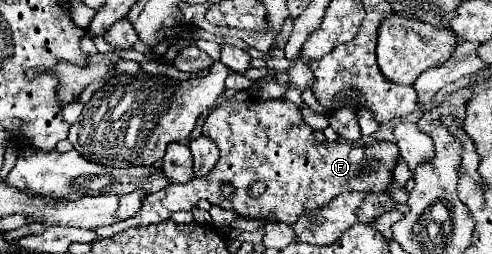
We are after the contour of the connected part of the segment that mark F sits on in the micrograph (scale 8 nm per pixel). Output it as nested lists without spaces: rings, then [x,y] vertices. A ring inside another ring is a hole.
[[[224,100],[206,118],[202,134],[210,136],[220,148],[220,160],[208,172],[208,176],[190,180],[186,184],[170,182],[170,188],[150,194],[136,216],[106,228],[94,228],[92,232],[98,232],[98,238],[110,238],[134,226],[156,224],[168,220],[168,216],[176,210],[194,210],[200,198],[206,198],[210,204],[218,204],[226,210],[234,210],[242,218],[262,218],[270,222],[292,224],[306,210],[320,208],[346,190],[386,190],[400,156],[394,142],[374,140],[368,146],[342,140],[318,142],[314,138],[314,130],[304,122],[300,108],[290,100]],[[222,182],[236,186],[236,194],[230,200],[220,198]],[[254,182],[266,184],[266,192],[258,198],[250,196],[250,186]]]

